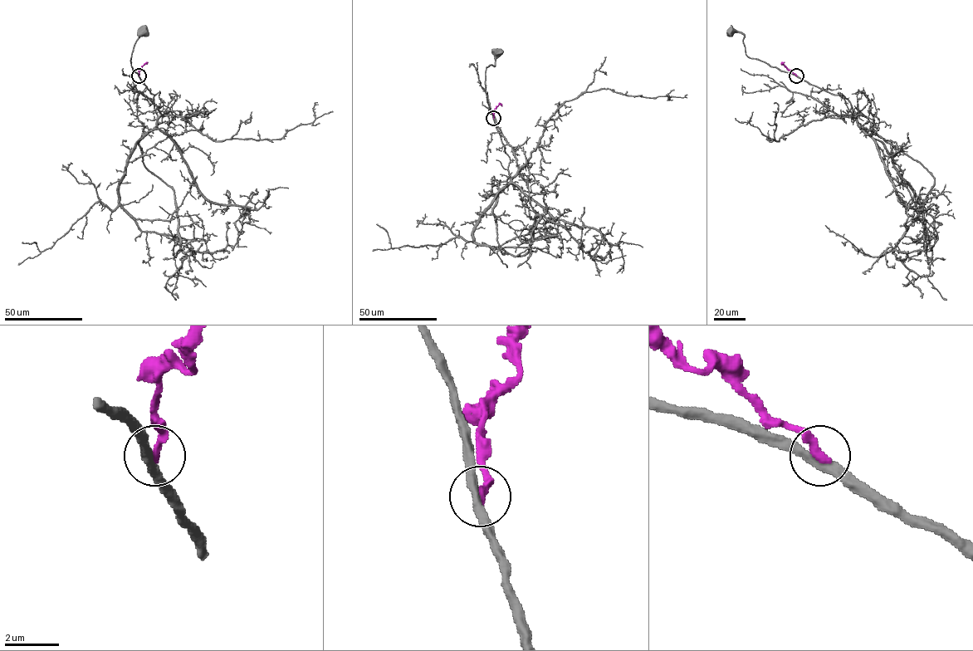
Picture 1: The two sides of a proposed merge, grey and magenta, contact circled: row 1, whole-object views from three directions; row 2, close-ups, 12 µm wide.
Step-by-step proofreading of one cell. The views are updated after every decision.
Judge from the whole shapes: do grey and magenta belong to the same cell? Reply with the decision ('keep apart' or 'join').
keep apart

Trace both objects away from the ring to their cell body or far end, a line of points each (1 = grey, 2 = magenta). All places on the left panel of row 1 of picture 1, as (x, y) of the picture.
1: (139, 75), (131, 67), (130, 58), (135, 42), (143, 32)
2: (139, 75), (142, 66), (148, 61)

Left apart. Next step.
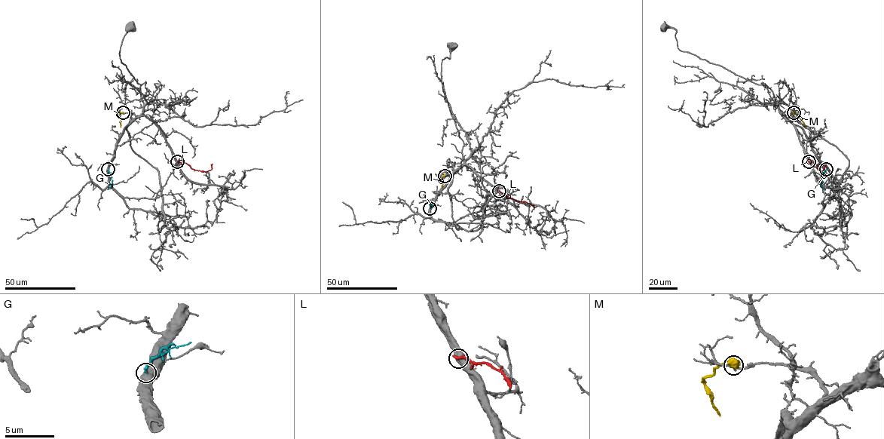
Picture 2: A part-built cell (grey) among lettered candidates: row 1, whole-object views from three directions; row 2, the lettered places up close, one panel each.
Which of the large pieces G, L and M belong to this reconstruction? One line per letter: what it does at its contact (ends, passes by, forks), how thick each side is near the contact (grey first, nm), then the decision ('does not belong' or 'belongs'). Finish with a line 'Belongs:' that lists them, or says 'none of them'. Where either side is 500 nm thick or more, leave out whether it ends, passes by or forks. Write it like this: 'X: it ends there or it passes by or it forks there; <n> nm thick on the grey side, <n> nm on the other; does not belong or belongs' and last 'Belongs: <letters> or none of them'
G: 750 nm thick on the grey side, 240 nm on the other; belongs
L: 550 nm thick on the grey side, 280 nm on the other; does not belong
M: 240 nm thick on the grey side, 800 nm on the other; does not belong
Belongs: G

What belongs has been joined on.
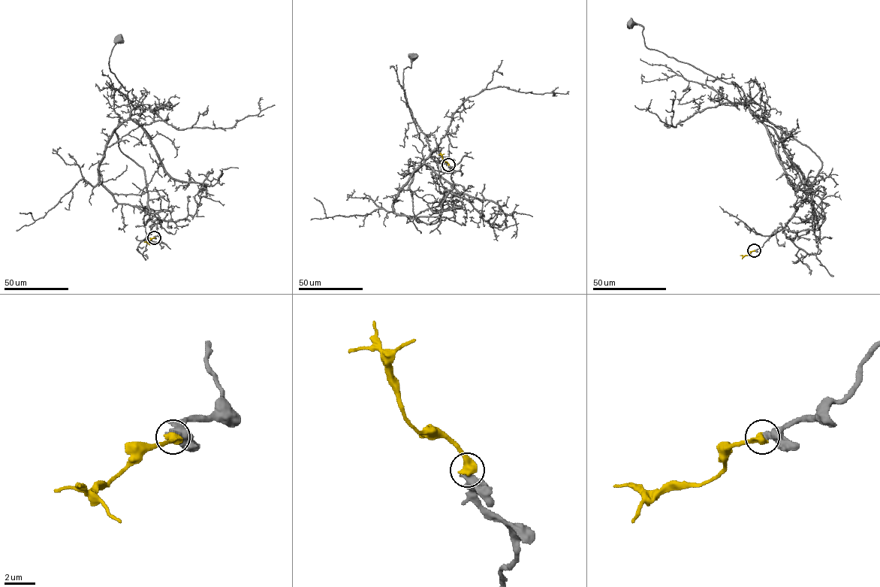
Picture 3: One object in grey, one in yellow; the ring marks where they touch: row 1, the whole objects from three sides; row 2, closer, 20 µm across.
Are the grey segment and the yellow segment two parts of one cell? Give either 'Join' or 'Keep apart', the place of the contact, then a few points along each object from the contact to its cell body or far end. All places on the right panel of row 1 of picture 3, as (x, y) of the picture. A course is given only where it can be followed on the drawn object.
Join. Place: (754, 250). Course of grey: (754, 250), (779, 227), (784, 231), (822, 161), (756, 118), (737, 85), (649, 49), (643, 27), (631, 24). Course of yellow: (754, 250), (742, 255)

